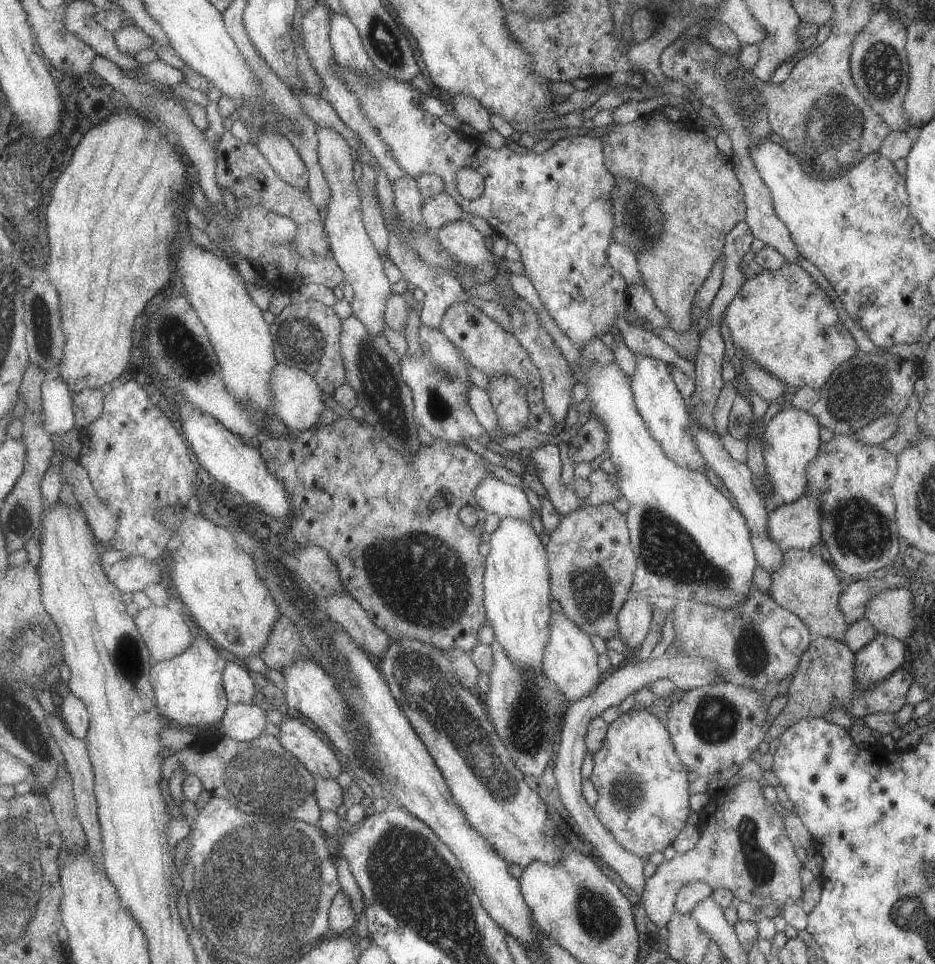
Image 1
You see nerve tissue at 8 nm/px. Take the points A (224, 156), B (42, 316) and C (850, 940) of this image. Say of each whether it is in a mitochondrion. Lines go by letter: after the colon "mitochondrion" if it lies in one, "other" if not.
A: other
B: mitochondrion
C: other

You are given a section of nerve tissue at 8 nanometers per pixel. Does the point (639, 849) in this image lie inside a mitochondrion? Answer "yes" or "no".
no

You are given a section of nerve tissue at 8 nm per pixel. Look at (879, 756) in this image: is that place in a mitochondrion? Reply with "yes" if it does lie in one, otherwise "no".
no

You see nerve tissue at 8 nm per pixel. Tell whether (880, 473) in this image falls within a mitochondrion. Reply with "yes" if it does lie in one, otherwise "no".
no

